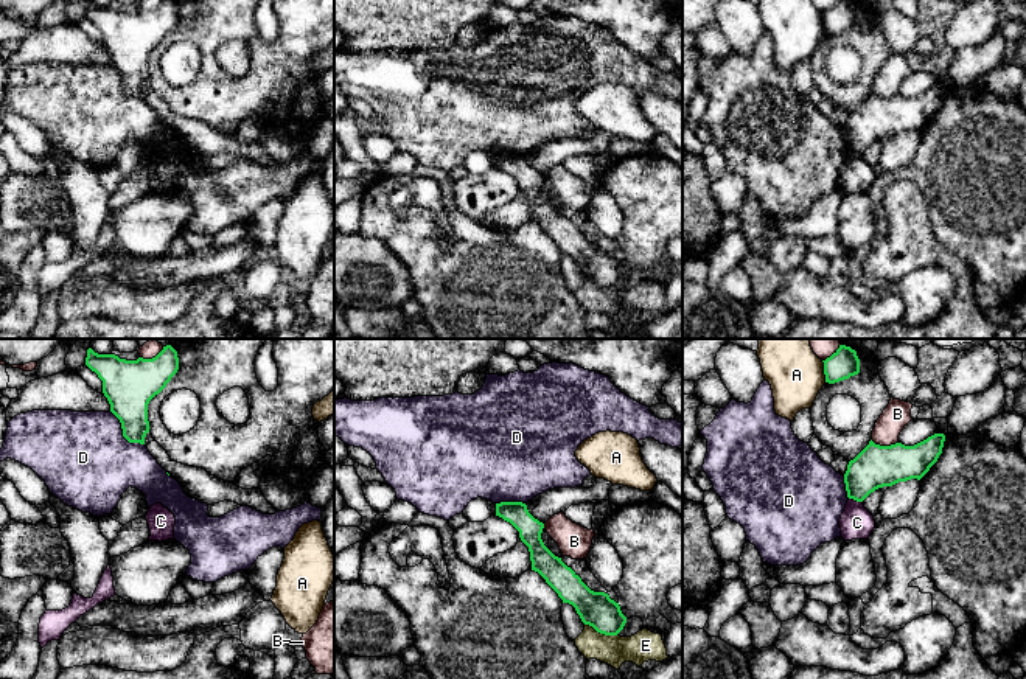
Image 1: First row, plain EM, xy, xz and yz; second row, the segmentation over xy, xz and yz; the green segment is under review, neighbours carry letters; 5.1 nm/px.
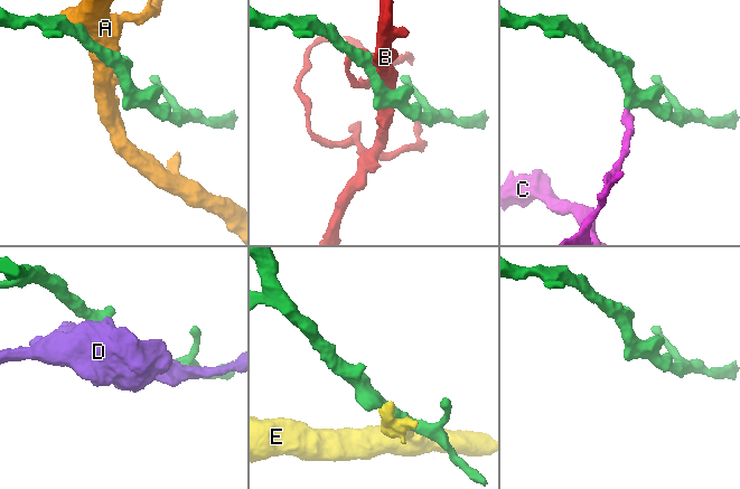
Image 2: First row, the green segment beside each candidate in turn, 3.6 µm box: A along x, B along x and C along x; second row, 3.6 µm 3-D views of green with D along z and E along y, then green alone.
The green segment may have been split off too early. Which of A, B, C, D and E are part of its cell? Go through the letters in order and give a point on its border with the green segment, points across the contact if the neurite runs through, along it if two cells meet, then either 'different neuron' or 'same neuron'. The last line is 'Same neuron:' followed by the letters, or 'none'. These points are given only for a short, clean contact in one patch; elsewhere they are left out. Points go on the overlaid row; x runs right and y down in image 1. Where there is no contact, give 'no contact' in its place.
A: meets green in yz at (824, 372); different neuron
B: meets green in yz at (885, 446); different neuron
C: meets green in yz at (855, 499); border along yz (849, 497), (861, 502); different neuron
D: meets green in xy at (123, 434); different neuron
E: meets green in xz at (600, 633); different neuron
Same neuron: none

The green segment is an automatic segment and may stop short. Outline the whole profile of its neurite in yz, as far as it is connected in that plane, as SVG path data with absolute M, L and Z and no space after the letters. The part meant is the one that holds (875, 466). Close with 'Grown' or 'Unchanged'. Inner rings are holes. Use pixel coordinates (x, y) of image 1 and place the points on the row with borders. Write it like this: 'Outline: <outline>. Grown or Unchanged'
Outline: M934 434L927 440L905 446L869 444L847 465L844 483L847 497L863 502L871 493L911 479L920 480L942 454L945 435Z. Unchanged

